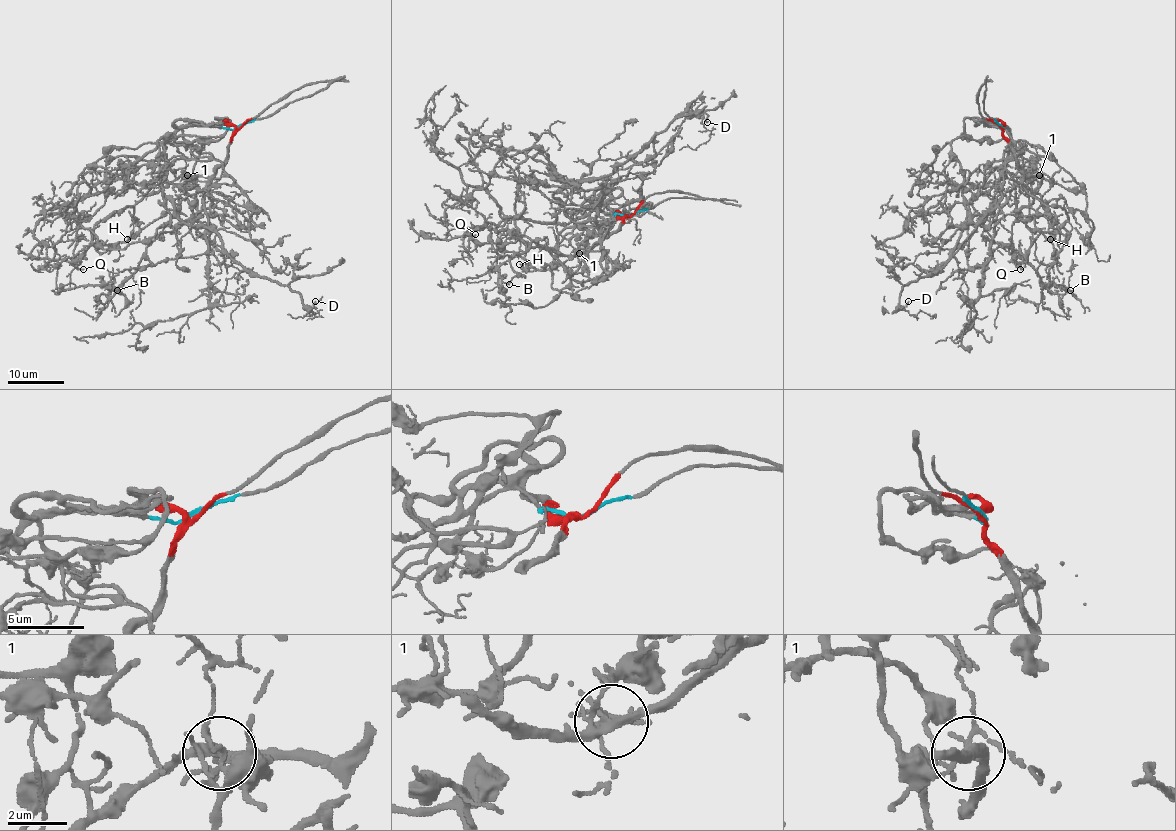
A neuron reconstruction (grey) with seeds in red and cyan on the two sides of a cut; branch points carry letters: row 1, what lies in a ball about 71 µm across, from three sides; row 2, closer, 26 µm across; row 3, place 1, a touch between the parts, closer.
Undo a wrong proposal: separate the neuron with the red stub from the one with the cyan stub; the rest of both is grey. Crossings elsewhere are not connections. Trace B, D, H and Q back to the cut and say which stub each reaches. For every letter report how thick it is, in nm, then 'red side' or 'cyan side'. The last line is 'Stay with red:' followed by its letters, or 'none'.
B: 110 nm thick; red side
D: 150 nm thick; cyan side
H: 100 nm thick; red side
Q: 120 nm thick; red side
Stay with red: B, H, Q

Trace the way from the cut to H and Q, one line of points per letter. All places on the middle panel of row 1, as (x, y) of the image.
H: (632, 215), (588, 250), (560, 256), (547, 247), (526, 246), (525, 261), (519, 264)
Q: (632, 215), (588, 250), (568, 256), (547, 247), (530, 247), (515, 235), (487, 226), (468, 229), (476, 235)

